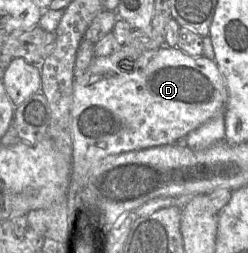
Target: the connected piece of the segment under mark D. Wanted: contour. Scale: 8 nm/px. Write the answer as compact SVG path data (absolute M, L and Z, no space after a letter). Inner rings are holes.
M122 45L119 47L118 50L114 51L108 56L94 56L86 72L81 77L75 78L73 83L73 102L71 108L73 153L72 172L69 187L67 190L68 198L71 198L71 194L73 195L73 197L76 197L76 194L79 193L79 197L82 202L82 192L84 191L85 183L87 182L87 171L95 164L97 164L100 160L111 155L116 155L131 150L138 150L153 146L182 142L184 137L190 131L198 128L200 125L213 118L214 116L223 114L227 99L227 86L217 63L215 62L215 60L209 59L204 55L192 57L184 53L176 46L169 47L163 45L157 49L142 51L135 47Z

